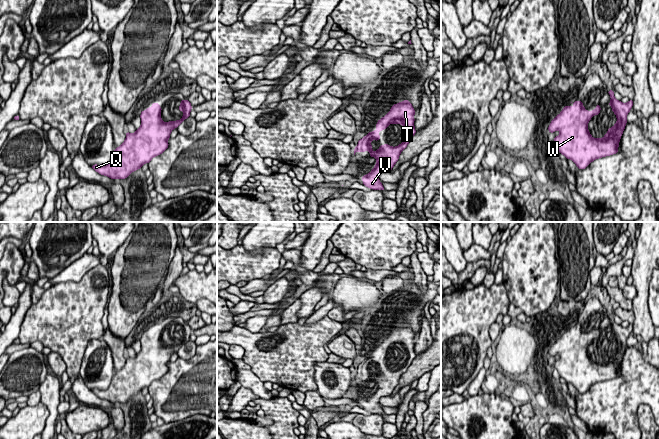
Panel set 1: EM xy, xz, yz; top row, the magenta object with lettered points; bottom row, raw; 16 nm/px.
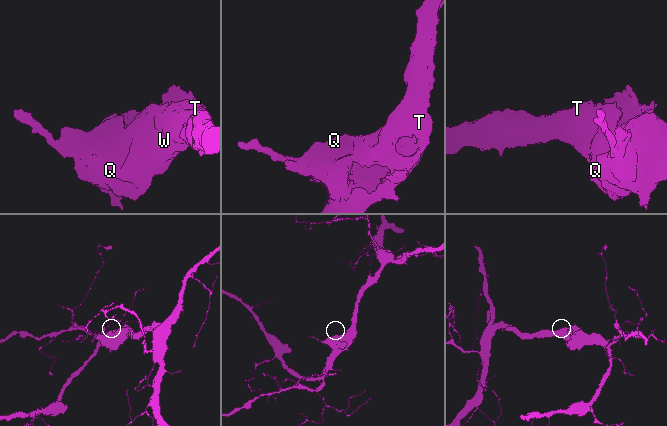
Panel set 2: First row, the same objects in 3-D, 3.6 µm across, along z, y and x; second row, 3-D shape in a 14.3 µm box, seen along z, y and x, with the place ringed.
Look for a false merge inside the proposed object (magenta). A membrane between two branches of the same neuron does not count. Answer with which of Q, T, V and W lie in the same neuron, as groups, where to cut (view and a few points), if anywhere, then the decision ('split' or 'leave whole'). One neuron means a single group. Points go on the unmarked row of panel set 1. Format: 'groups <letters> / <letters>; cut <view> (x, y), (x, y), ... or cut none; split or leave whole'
groups Q T V W; cut none; leave whole

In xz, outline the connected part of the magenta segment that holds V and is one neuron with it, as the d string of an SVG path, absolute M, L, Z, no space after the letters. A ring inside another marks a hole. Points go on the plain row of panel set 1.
M404 323L403 326L391 330L391 334L388 338L377 345L376 353L373 356L368 356L365 361L358 365L358 369L354 373L354 379L356 376L369 375L370 381L374 381L377 384L372 395L362 401L363 409L373 414L385 414L382 407L379 405L379 400L381 397L392 394L399 383L400 377L407 371L408 367L415 359L414 338L415 334L412 328L407 323ZM391 347L399 347L403 350L404 356L407 357L405 364L396 371L384 368L381 369L378 374L374 375L371 370L371 365L380 364L379 356L387 353Z

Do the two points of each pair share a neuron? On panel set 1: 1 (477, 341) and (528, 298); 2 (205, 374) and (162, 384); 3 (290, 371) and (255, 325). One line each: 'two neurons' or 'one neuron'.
1: two neurons
2: one neuron
3: two neurons

